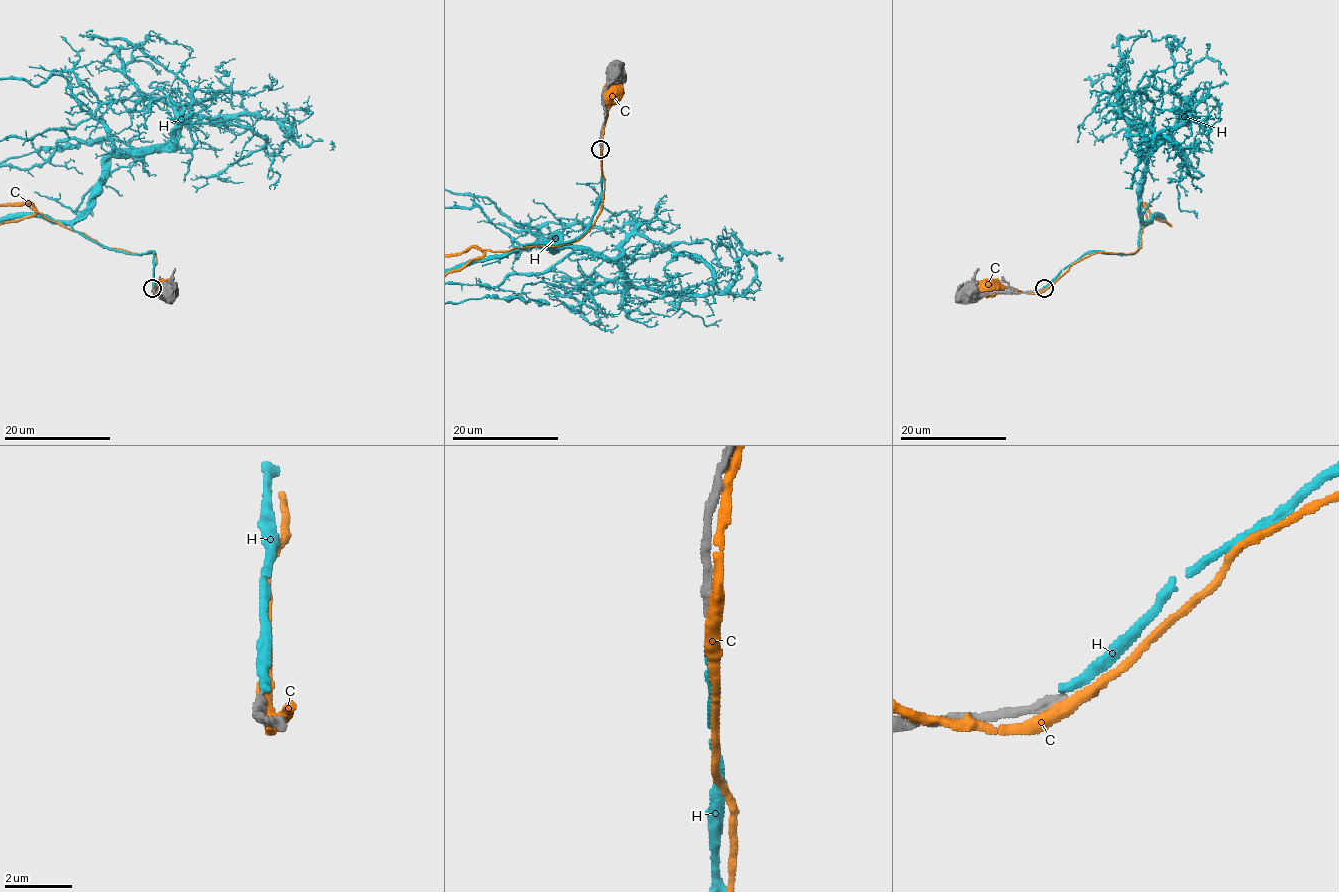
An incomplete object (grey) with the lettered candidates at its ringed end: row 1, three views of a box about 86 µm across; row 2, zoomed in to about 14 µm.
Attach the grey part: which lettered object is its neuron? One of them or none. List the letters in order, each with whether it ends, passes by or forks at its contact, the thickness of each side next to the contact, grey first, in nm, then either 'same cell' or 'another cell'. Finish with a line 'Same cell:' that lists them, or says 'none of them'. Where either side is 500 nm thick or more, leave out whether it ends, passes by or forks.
C: it passes by; calibres 360 and 400 nm; another cell
H: it ends; calibres 320 and 280 nm; another cell
Same cell: none of them

